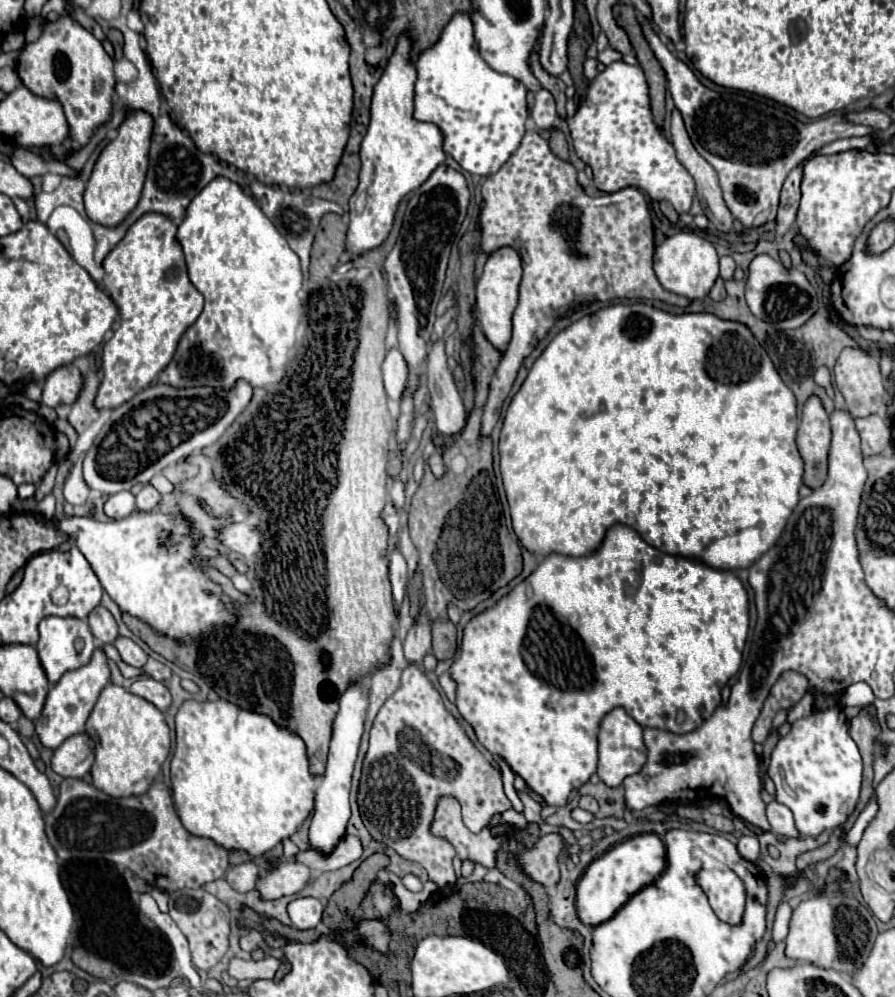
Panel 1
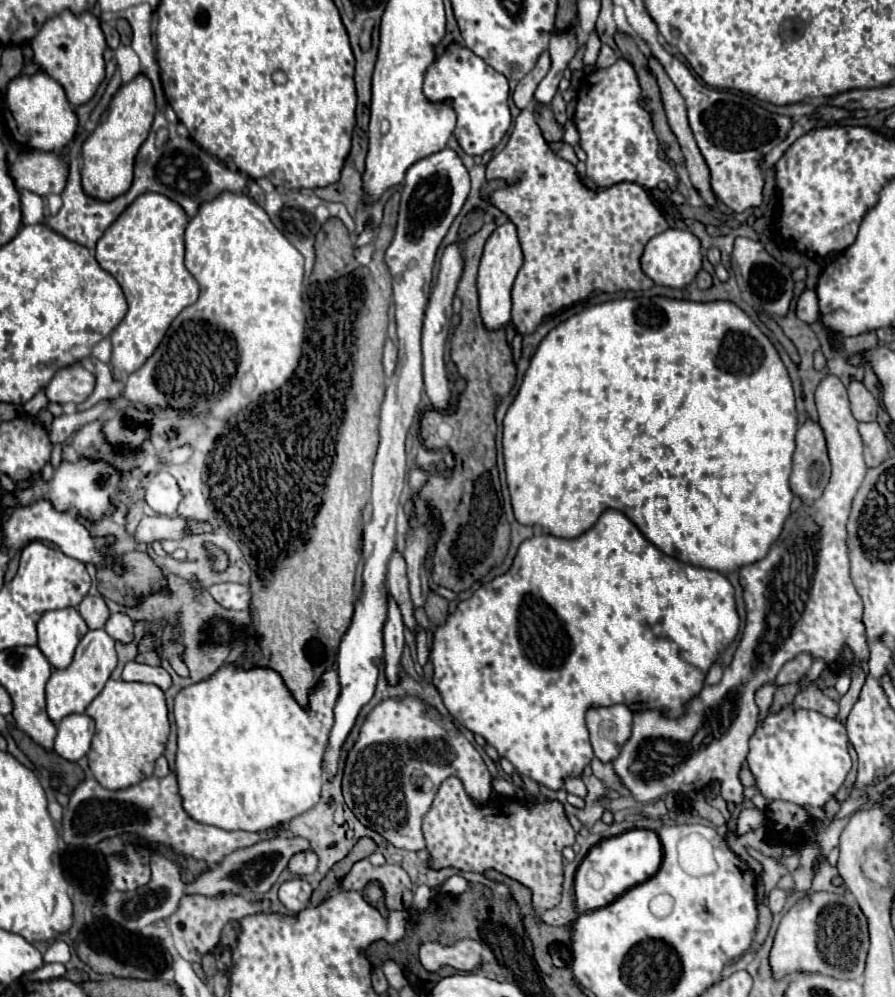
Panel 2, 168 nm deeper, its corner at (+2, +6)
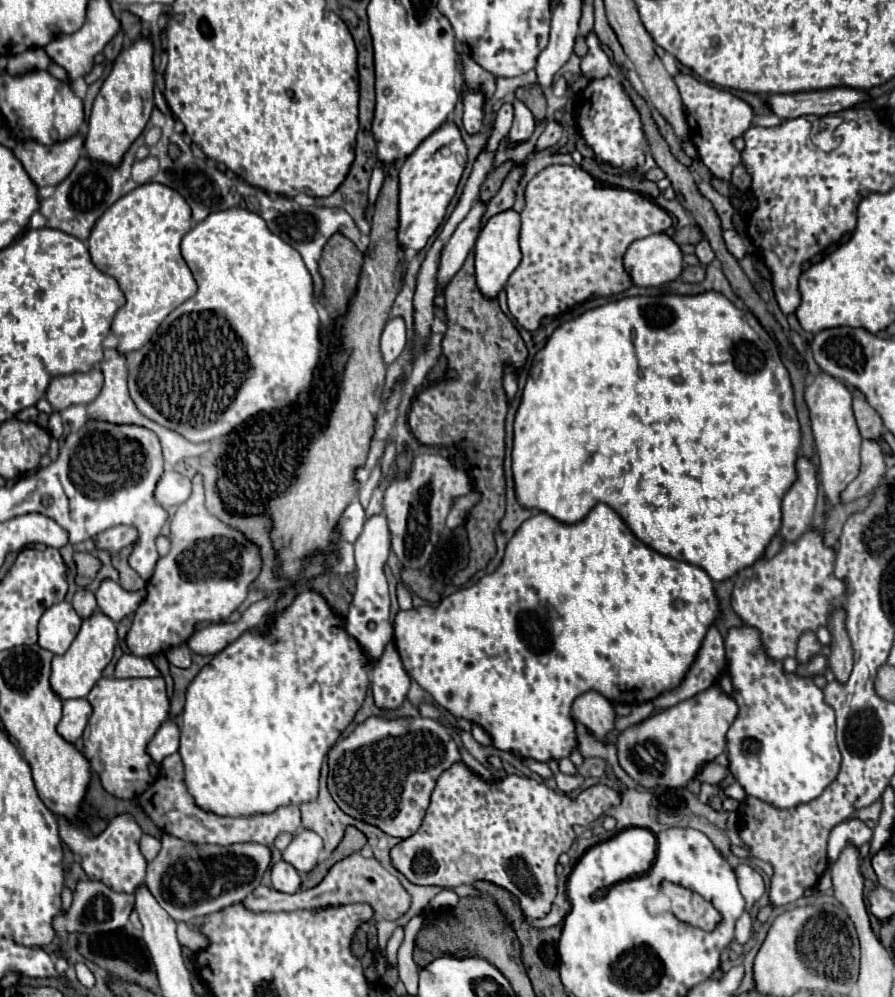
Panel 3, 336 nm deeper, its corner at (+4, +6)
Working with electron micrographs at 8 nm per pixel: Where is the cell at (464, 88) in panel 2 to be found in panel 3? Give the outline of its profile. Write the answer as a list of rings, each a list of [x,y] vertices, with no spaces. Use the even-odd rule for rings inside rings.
[[[467,92],[463,98],[463,126],[469,134],[477,134],[483,126],[483,94],[475,94],[475,92]]]

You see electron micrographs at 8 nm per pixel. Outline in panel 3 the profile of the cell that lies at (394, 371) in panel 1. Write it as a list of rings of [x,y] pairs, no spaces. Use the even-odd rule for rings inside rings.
[[[401,316],[391,318],[381,336],[381,354],[387,364],[395,362],[407,344],[407,330]]]

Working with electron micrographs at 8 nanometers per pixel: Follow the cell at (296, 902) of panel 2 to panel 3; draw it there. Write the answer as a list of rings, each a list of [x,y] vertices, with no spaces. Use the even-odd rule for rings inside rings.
[[[281,860],[281,862],[275,862],[271,866],[271,882],[273,882],[275,890],[293,894],[301,886],[301,876],[299,876],[299,872],[291,864]]]

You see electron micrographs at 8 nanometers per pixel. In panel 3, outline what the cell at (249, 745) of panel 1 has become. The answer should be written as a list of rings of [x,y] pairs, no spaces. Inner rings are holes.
[[[303,590],[295,596],[295,600],[287,608],[279,612],[269,612],[265,616],[263,626],[245,630],[235,642],[227,644],[191,682],[191,686],[187,688],[187,702],[181,714],[183,726],[181,726],[179,754],[185,764],[187,790],[195,798],[197,806],[201,806],[203,810],[215,812],[219,816],[253,816],[253,814],[269,814],[283,804],[299,806],[303,802],[315,800],[319,790],[319,772],[321,772],[325,754],[343,734],[343,730],[353,722],[353,716],[361,708],[365,700],[365,692],[369,688],[369,670],[375,666],[375,662],[363,652],[361,644],[347,634],[345,618],[343,616],[337,618],[337,616],[339,614],[327,604],[327,600],[321,594],[317,594],[315,590]]]

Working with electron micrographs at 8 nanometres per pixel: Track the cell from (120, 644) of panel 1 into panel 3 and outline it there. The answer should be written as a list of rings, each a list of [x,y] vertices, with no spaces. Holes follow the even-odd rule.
[[[105,578],[99,586],[99,590],[95,592],[95,596],[97,596],[99,610],[103,610],[113,622],[119,622],[121,618],[125,618],[127,614],[137,610],[137,606],[145,598],[145,590],[127,592],[115,580]]]

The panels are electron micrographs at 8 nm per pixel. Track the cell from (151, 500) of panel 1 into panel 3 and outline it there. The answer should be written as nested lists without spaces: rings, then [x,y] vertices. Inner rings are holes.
[[[165,470],[155,490],[157,502],[169,508],[169,506],[183,504],[189,496],[191,496],[191,480],[175,470]]]

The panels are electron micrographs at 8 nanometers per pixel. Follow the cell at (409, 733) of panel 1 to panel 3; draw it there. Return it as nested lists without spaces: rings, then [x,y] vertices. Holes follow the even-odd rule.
[[[371,716],[363,724],[359,724],[347,738],[341,738],[329,750],[329,780],[327,788],[339,808],[367,824],[379,826],[385,834],[395,838],[407,838],[421,826],[425,816],[425,808],[429,806],[429,796],[441,772],[445,772],[453,762],[459,762],[457,744],[451,740],[445,726],[431,718],[397,718],[385,720]]]

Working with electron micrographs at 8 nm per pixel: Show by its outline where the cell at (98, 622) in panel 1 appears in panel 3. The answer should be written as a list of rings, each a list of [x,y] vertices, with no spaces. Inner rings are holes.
[[[87,588],[83,590],[77,590],[73,600],[71,600],[75,612],[81,616],[81,618],[89,618],[93,614],[93,610],[97,608],[97,600],[95,600],[95,594]]]

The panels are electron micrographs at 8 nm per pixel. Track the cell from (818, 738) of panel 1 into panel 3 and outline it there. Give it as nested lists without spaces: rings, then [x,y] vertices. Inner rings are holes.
[[[739,626],[739,628],[729,628],[727,636],[725,636],[725,658],[727,658],[727,672],[729,672],[729,678],[731,678],[731,684],[733,684],[733,694],[731,698],[739,704],[739,716],[733,720],[729,732],[727,732],[727,758],[729,758],[729,772],[731,776],[743,786],[745,794],[747,796],[755,796],[779,810],[785,810],[785,808],[793,808],[793,806],[799,806],[799,804],[805,804],[805,802],[811,802],[815,800],[837,776],[839,772],[839,764],[841,764],[841,754],[837,750],[837,742],[835,742],[835,712],[829,704],[825,704],[823,700],[823,690],[815,686],[815,682],[811,678],[803,678],[803,676],[797,676],[797,674],[789,674],[783,670],[783,662],[779,660],[771,660],[765,652],[765,646],[763,646],[763,640],[761,640],[761,634],[757,628],[753,626]]]

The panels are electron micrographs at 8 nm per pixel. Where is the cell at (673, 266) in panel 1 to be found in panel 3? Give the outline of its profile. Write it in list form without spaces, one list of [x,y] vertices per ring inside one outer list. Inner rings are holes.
[[[653,234],[635,240],[627,248],[623,266],[635,286],[661,286],[679,278],[683,270],[683,252],[667,234]]]

